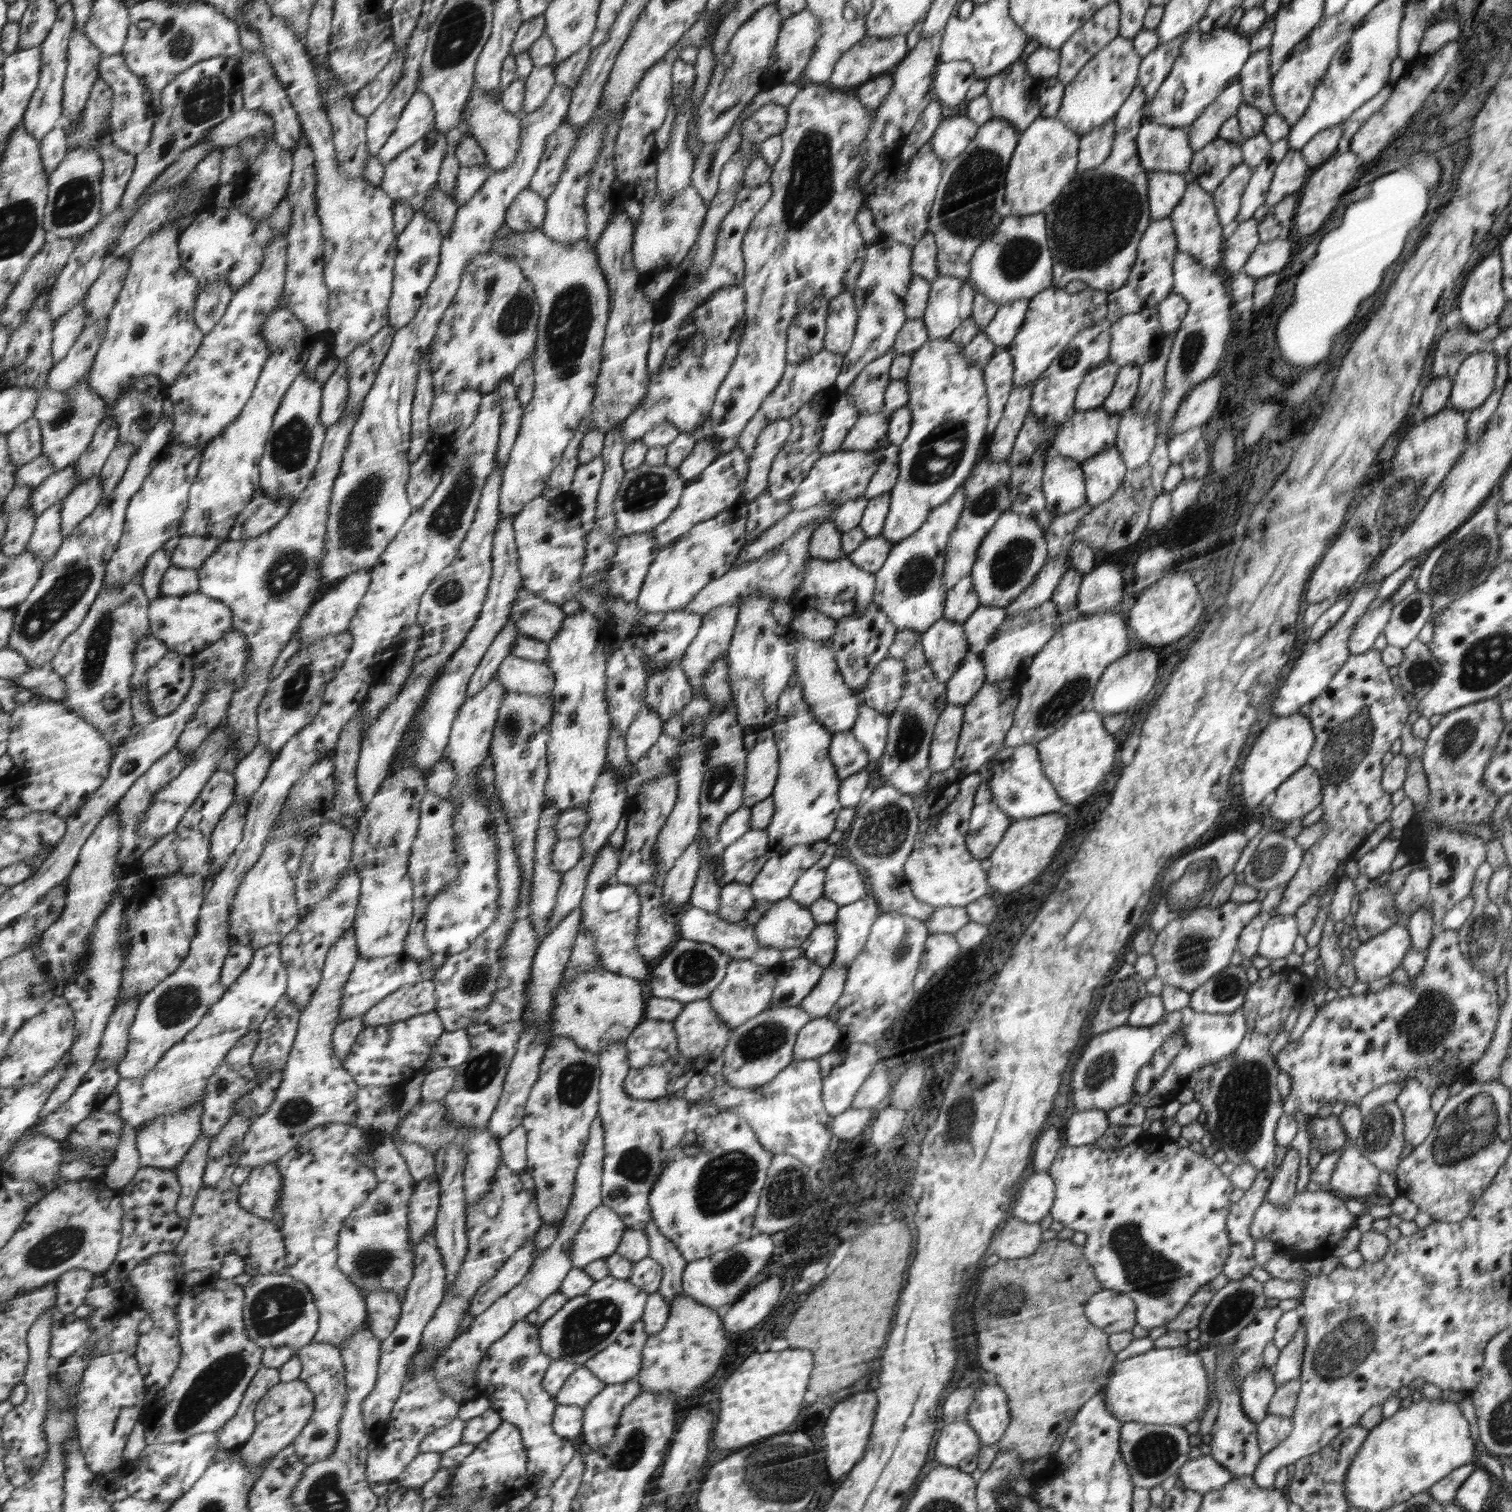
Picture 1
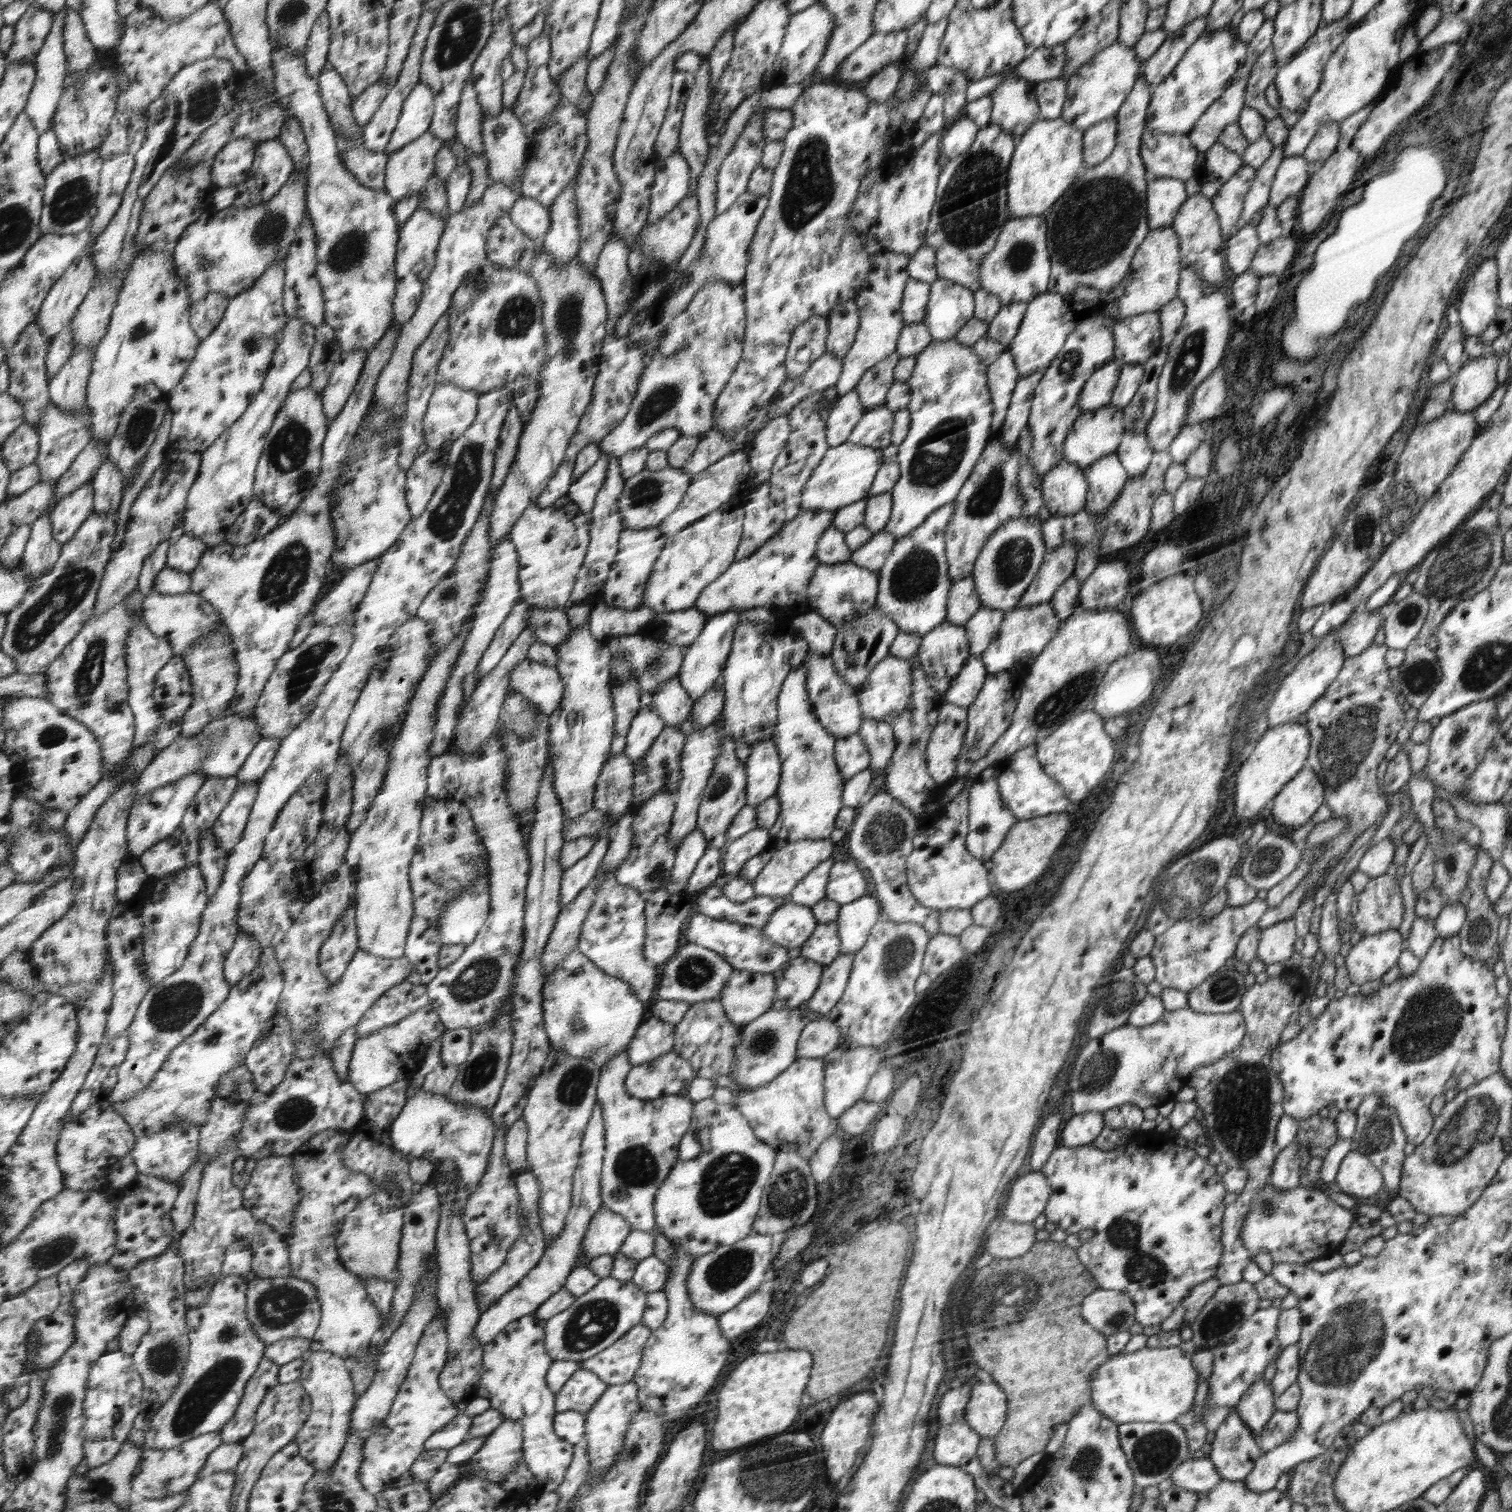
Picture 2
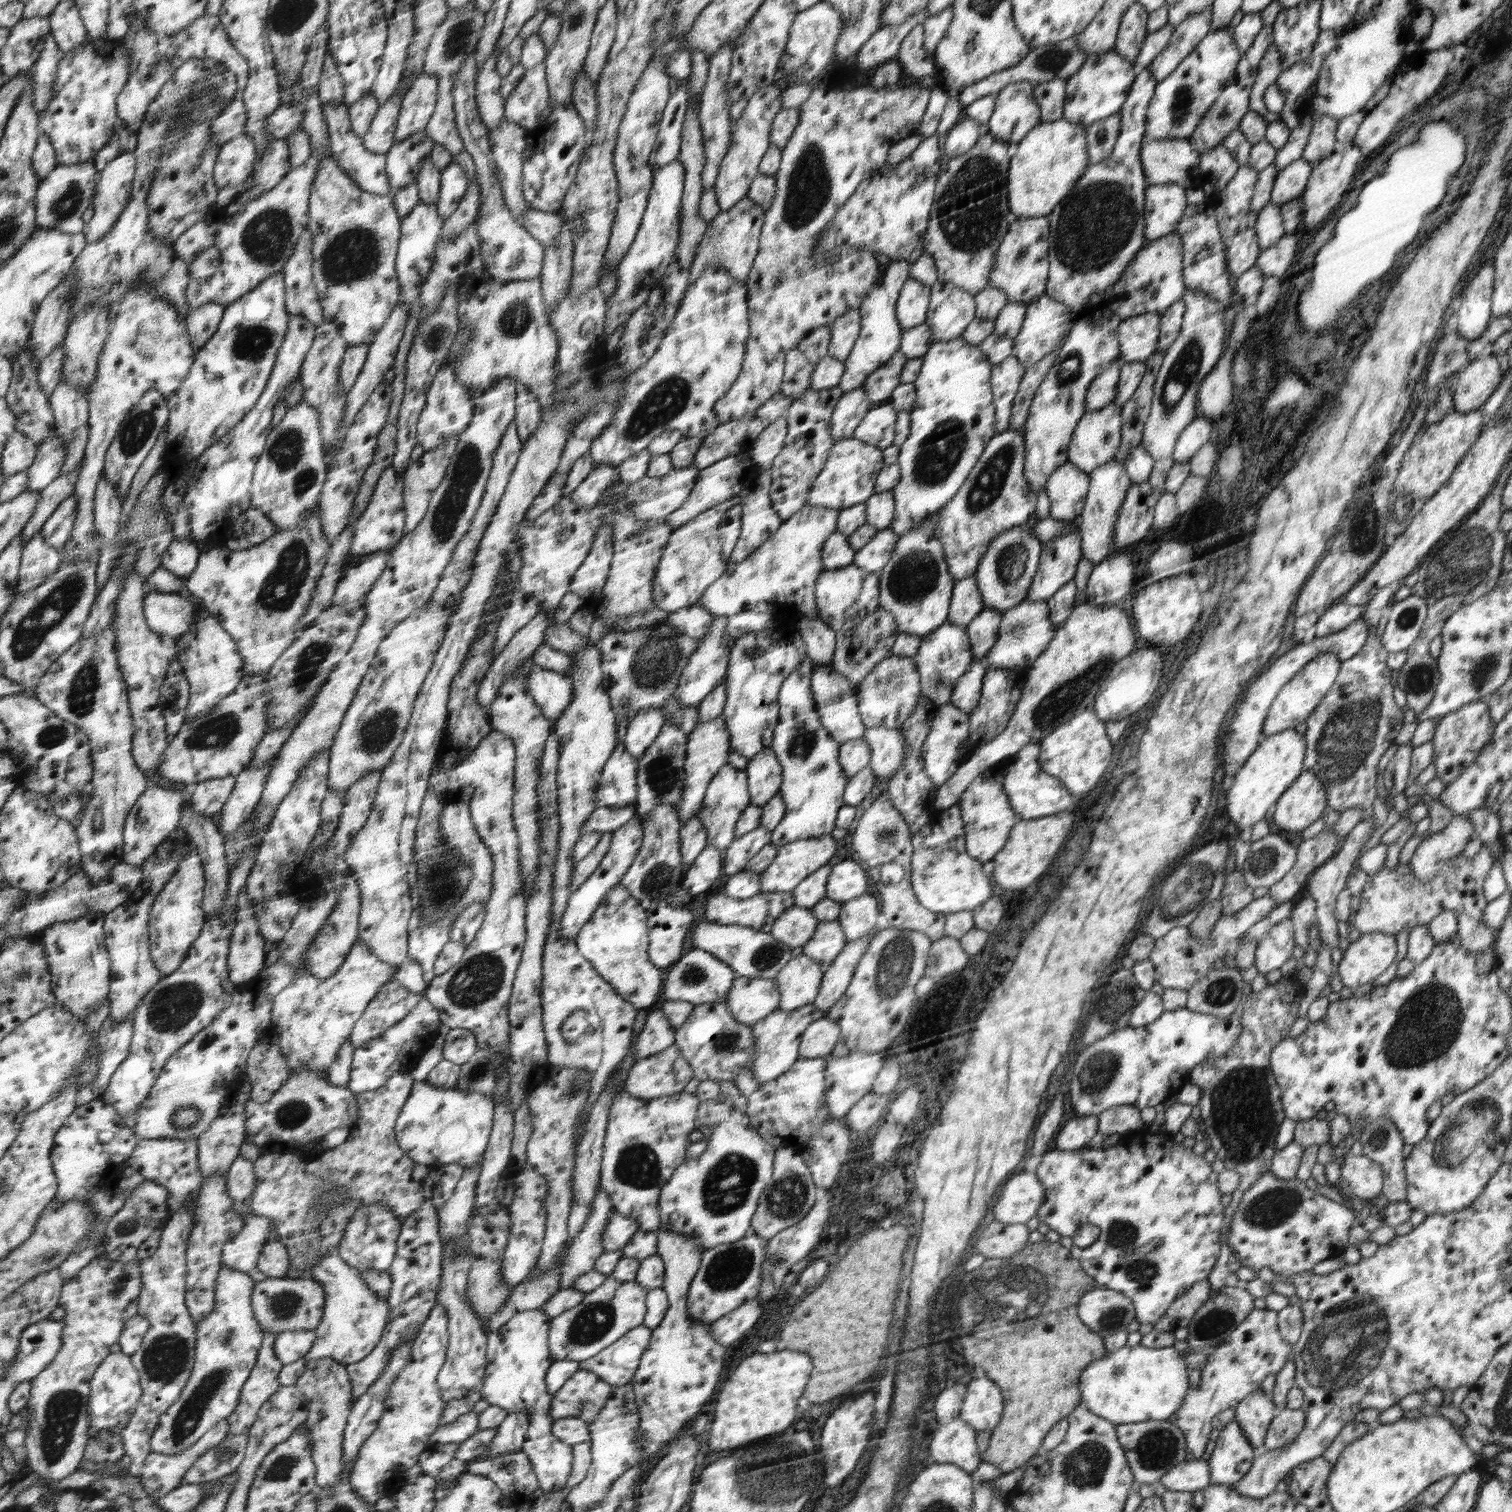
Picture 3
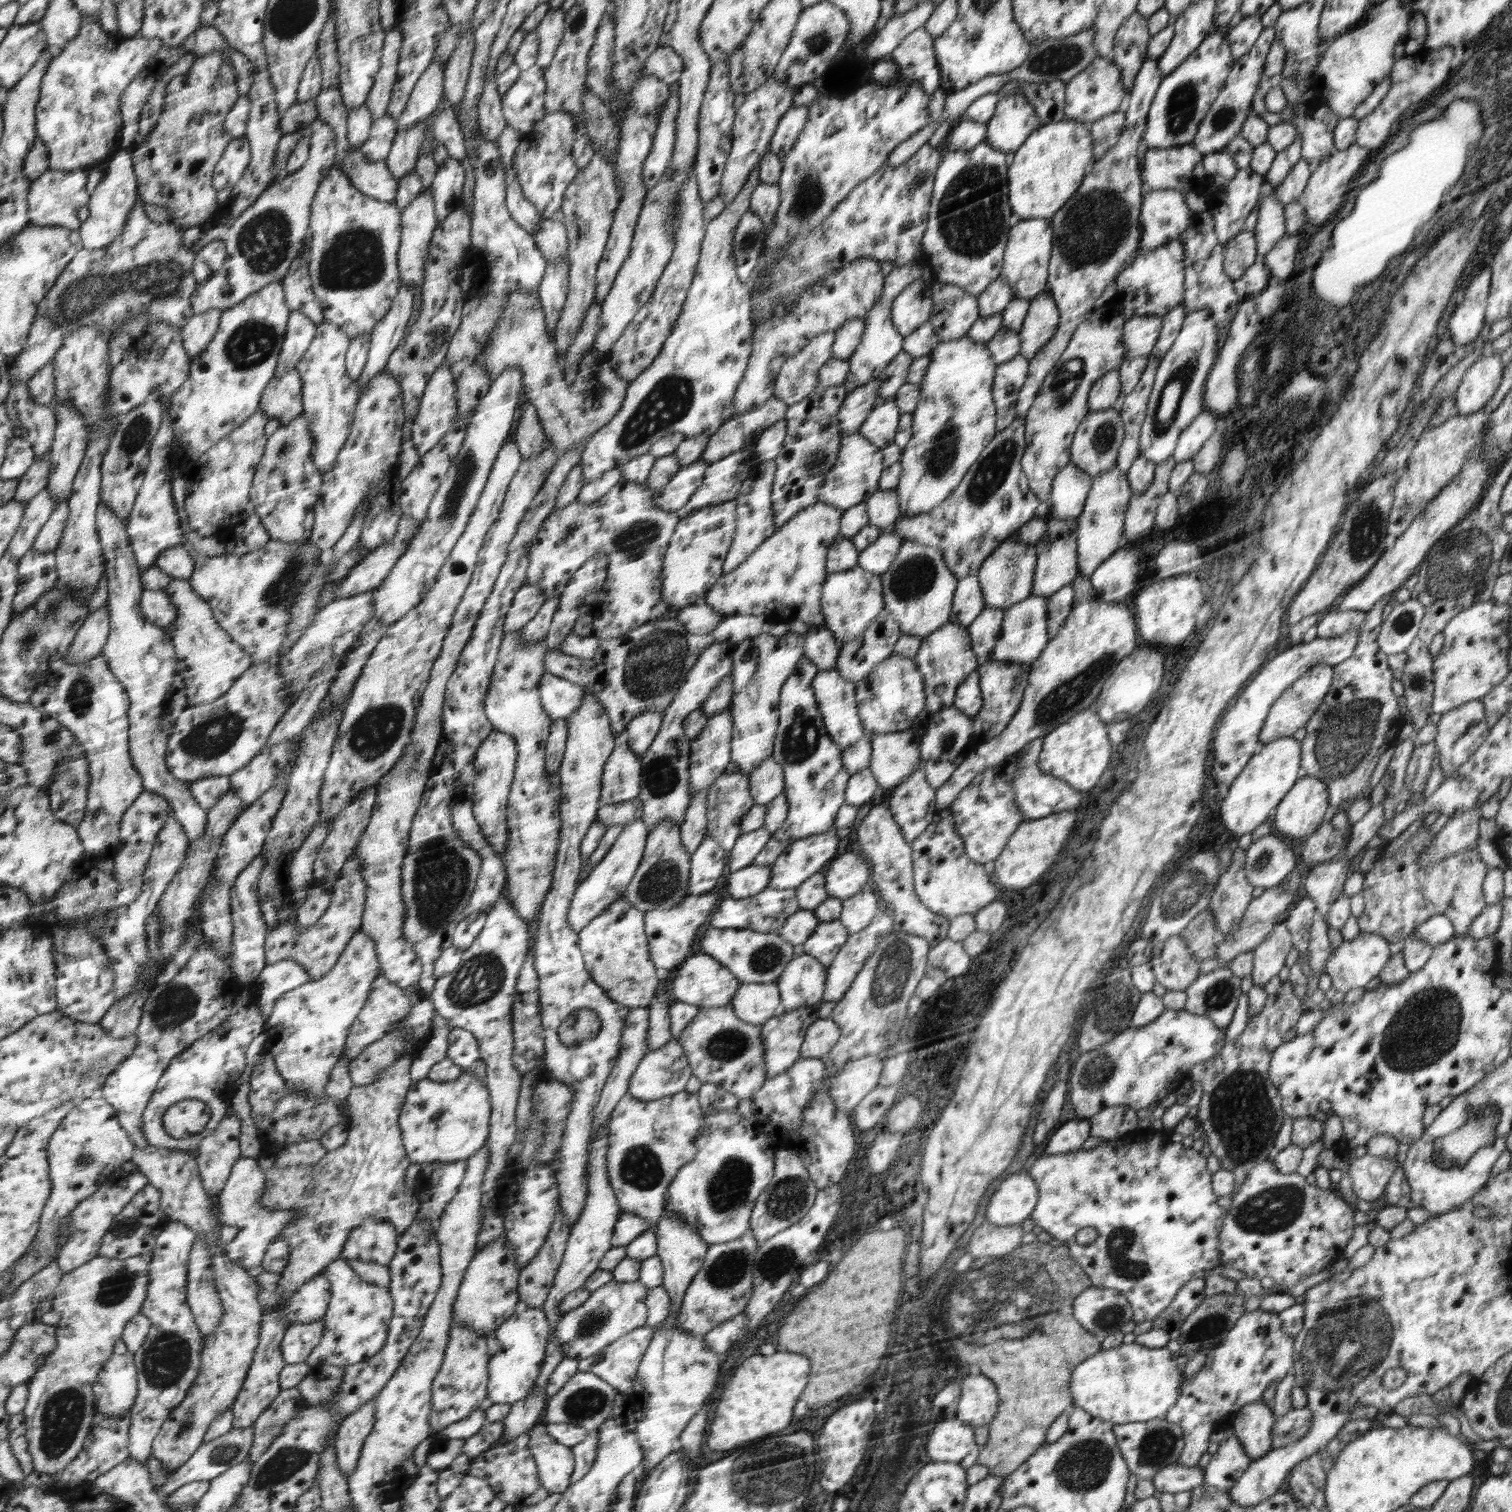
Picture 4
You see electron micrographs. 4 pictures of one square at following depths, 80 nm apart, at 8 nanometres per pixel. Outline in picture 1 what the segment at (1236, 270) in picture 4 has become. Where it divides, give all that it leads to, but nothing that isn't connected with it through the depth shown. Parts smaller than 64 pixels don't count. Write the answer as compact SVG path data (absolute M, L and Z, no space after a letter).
M1254 218L1246 223L1240 223L1235 227L1235 231L1223 241L1221 264L1225 266L1222 269L1229 276L1241 272L1247 258L1250 258L1254 249L1261 243L1258 225L1259 222Z

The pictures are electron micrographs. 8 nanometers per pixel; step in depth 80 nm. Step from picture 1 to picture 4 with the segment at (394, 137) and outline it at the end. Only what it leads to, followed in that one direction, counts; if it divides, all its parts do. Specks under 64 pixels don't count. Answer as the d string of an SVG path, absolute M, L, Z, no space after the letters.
M433 60L415 85L407 108L403 110L397 122L397 130L411 129L416 123L426 122L443 98L445 66L442 61Z

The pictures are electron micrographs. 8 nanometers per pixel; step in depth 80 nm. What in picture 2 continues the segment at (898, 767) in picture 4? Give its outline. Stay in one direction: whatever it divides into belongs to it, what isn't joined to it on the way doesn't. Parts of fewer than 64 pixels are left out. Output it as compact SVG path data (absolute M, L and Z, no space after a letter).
M865 718L858 732L871 753L870 769L884 772L895 753L896 739L891 723Z

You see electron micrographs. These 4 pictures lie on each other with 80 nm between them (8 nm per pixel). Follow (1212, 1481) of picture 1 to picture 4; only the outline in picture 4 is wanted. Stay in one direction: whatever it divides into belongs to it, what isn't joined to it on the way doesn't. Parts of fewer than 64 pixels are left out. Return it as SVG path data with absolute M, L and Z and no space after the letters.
M1177 1463L1161 1468L1151 1481L1155 1489L1162 1493L1191 1491L1204 1483L1203 1470L1198 1467L1198 1463L1194 1466Z

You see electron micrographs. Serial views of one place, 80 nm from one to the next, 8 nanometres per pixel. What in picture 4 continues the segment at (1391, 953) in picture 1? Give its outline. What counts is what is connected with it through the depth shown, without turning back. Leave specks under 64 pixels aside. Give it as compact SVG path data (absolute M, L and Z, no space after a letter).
M1362 933L1352 940L1343 941L1335 948L1325 964L1325 974L1330 976L1332 984L1338 992L1348 992L1353 988L1362 988L1372 978L1376 978L1391 954L1391 943L1386 938L1374 933Z

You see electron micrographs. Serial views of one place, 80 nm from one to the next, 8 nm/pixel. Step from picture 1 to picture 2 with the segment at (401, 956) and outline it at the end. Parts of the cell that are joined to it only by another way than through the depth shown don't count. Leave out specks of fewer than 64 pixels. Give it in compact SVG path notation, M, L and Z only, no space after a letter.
M341 864L324 886L304 905L304 908L286 931L284 938L274 947L276 960L283 971L283 989L277 1002L277 1012L285 1014L290 1023L291 1038L296 1041L305 1036L307 1030L315 1030L317 1038L322 1038L323 1050L331 1052L338 1037L351 1026L359 1024L362 1015L388 989L401 985L414 971L414 963L406 957L394 961L383 961L381 957L368 951L358 950L351 958L346 972L340 980L328 983L320 972L317 956L320 946L328 938L329 932L344 916L348 908L355 908L357 879L348 864Z

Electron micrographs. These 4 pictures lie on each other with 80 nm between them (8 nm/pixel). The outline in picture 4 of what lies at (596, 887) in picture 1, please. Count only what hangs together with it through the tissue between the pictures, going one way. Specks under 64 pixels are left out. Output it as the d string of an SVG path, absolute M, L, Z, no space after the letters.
M621 896L578 933L577 945L592 980L603 988L608 998L624 1008L648 1006L659 985L661 972L651 961L644 918L640 911L624 903Z

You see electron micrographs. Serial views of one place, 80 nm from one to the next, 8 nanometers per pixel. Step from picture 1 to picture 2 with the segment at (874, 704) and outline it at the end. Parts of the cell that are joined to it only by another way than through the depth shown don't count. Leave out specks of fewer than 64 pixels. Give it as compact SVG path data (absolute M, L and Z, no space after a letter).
M889 656L878 662L868 678L860 685L860 703L863 706L865 718L879 719L880 722L892 723L899 718L900 713L911 703L914 694L913 671L910 670L910 663L902 658Z

